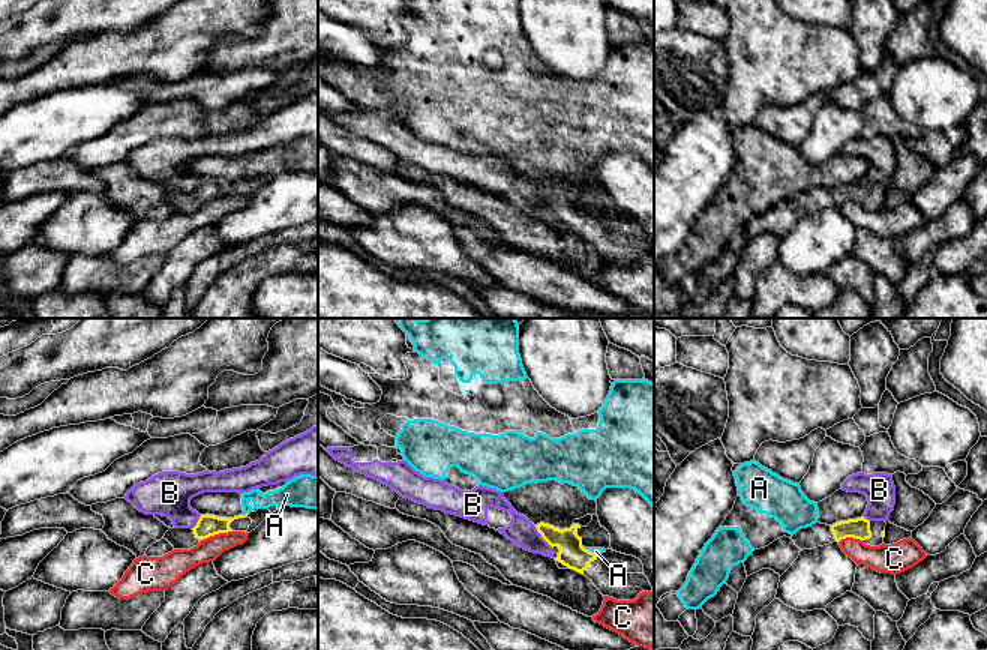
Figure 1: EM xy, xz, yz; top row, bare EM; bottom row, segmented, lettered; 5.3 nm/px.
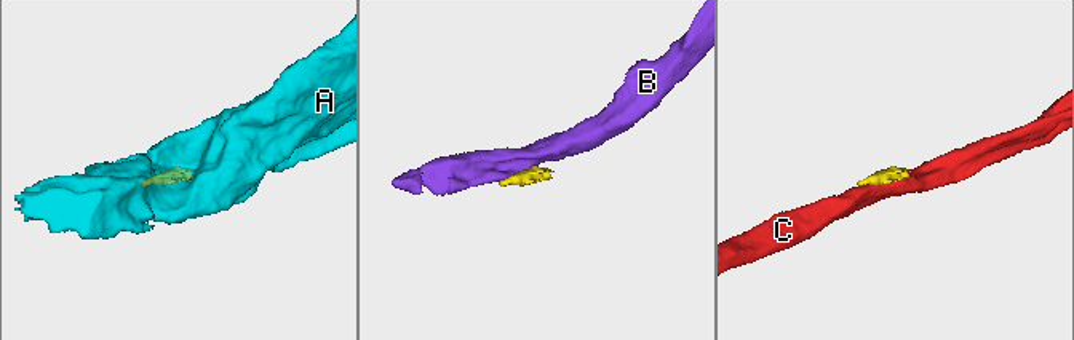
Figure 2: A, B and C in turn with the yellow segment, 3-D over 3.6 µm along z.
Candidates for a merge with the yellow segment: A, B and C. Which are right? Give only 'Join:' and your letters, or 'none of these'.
Join: none of these

